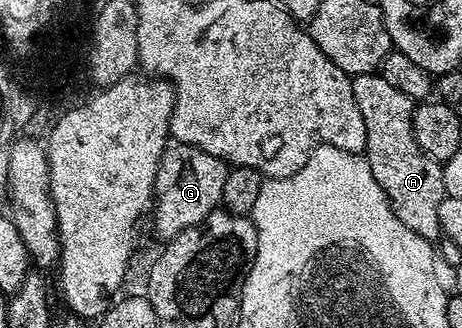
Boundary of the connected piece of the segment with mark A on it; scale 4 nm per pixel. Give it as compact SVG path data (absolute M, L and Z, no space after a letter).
M380 72L358 73L352 78L353 94L359 103L359 115L363 115L363 123L367 127L364 156L367 158L375 179L384 187L389 200L400 221L405 224L415 235L419 235L430 243L436 242L442 236L441 216L439 207L441 200L446 197L445 170L442 162L429 157L419 147L413 134L413 111L415 101L403 94L398 88L387 83Z

